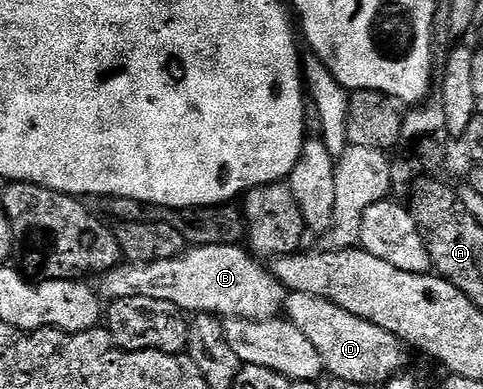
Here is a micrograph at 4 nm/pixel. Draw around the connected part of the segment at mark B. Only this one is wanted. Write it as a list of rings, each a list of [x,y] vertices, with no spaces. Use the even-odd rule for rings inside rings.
[[[241,245],[195,246],[187,249],[187,254],[182,252],[173,258],[122,264],[103,277],[106,279],[102,282],[100,294],[106,300],[131,298],[137,294],[152,296],[152,300],[168,300],[176,304],[179,310],[194,316],[213,314],[223,319],[252,320],[279,317],[286,305],[288,291],[257,257],[242,249]]]

